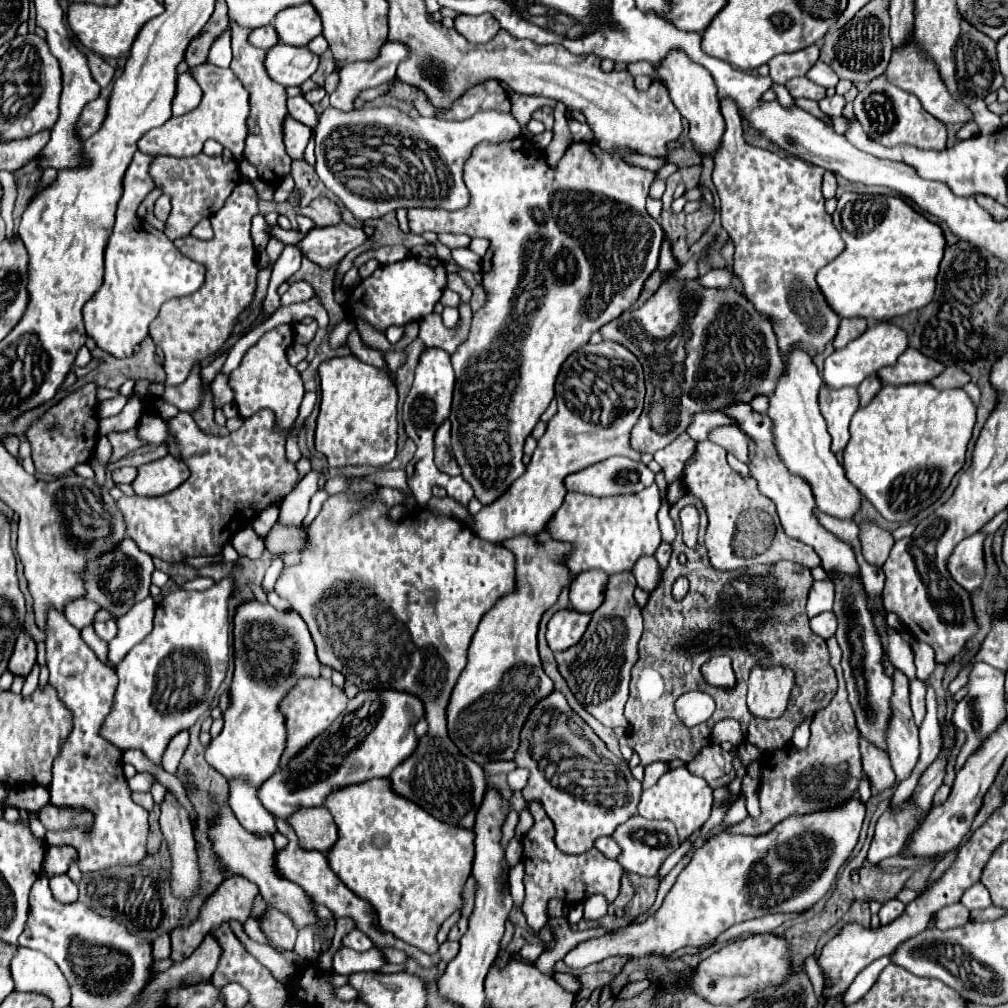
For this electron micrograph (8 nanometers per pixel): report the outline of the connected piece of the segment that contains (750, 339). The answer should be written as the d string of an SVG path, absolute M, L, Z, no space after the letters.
M665 236L659 270L663 274L659 290L637 310L627 310L601 328L605 340L615 340L629 348L645 370L645 408L639 424L631 430L635 452L655 454L679 434L683 434L693 414L717 412L727 404L749 404L755 396L775 390L775 380L783 372L777 338L767 320L735 288L703 288L697 278L683 288L667 284L667 276L681 268Z

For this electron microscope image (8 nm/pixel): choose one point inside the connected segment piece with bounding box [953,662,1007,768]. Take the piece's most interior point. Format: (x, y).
(983, 709)

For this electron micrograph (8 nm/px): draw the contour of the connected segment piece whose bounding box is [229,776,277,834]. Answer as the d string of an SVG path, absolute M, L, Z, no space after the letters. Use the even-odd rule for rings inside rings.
M239 776L239 780L229 780L229 806L249 832L275 834L275 818L263 808L263 804L259 804L257 790L259 786L249 784L243 776Z

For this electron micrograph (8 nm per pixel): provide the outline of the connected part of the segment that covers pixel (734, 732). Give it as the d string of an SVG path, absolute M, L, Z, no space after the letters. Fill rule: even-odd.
M721 720L715 724L713 734L711 734L711 742L715 744L723 744L723 742L731 742L731 744L741 744L743 742L743 732L737 720Z

